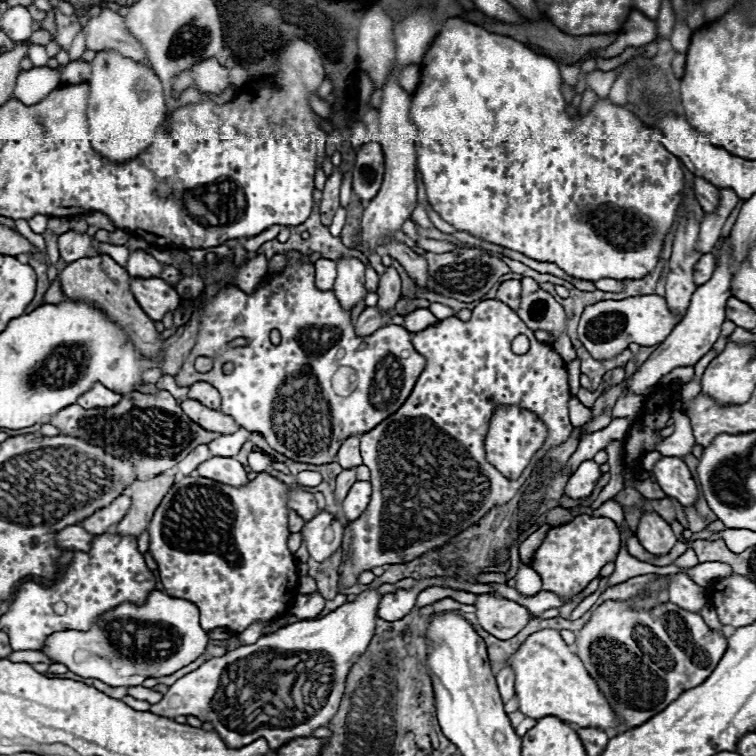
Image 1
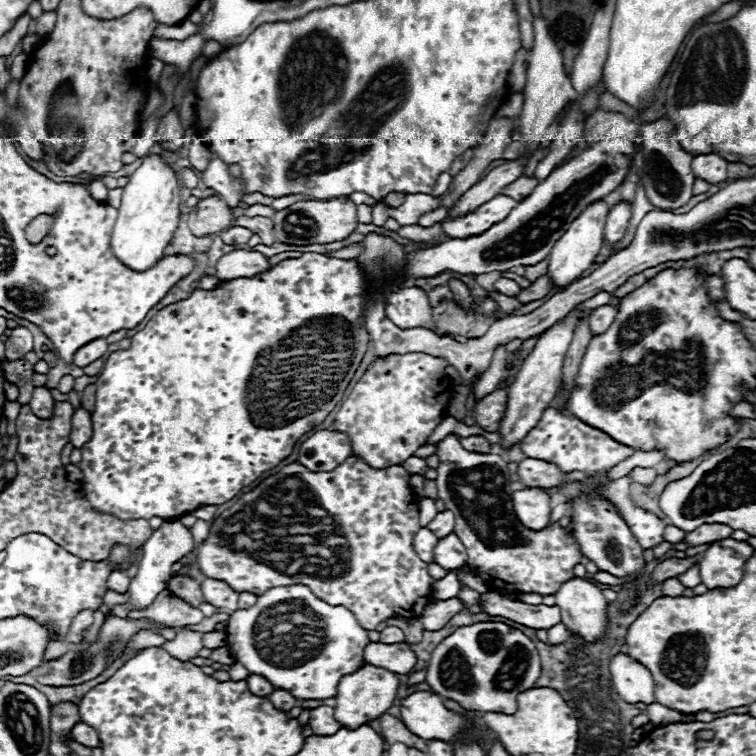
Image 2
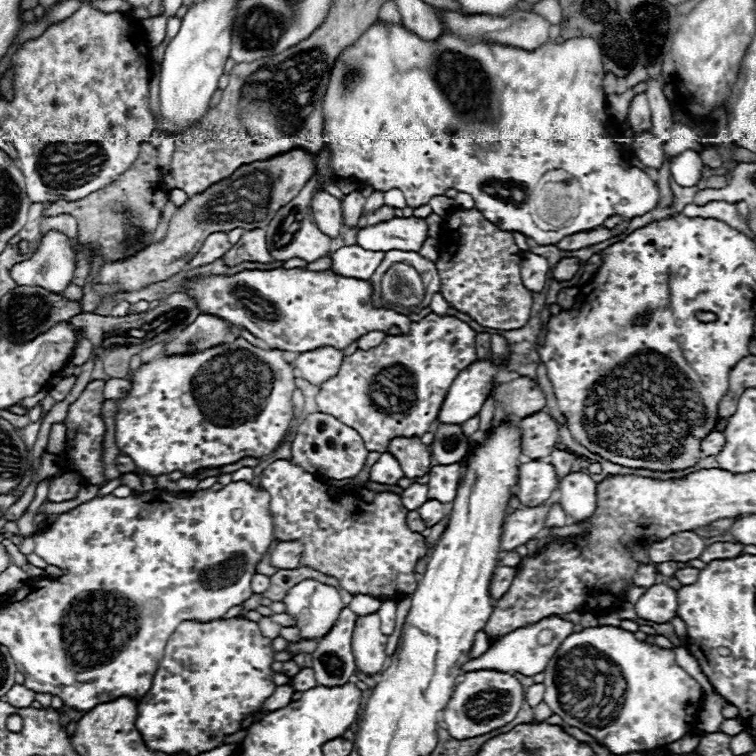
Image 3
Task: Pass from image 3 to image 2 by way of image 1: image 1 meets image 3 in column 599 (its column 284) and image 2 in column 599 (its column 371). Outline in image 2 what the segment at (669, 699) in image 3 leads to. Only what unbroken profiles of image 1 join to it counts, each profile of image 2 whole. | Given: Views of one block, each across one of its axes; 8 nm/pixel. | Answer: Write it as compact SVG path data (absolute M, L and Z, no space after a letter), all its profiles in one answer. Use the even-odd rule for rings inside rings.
M584 578L568 580L556 592L556 606L560 608L560 622L574 636L590 644L604 638L608 628L608 602L596 584Z

